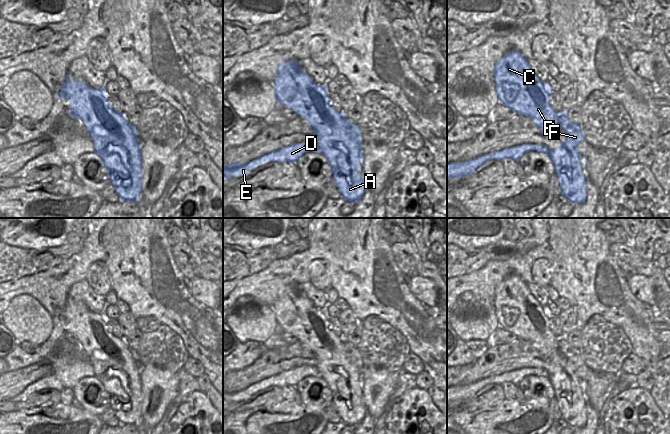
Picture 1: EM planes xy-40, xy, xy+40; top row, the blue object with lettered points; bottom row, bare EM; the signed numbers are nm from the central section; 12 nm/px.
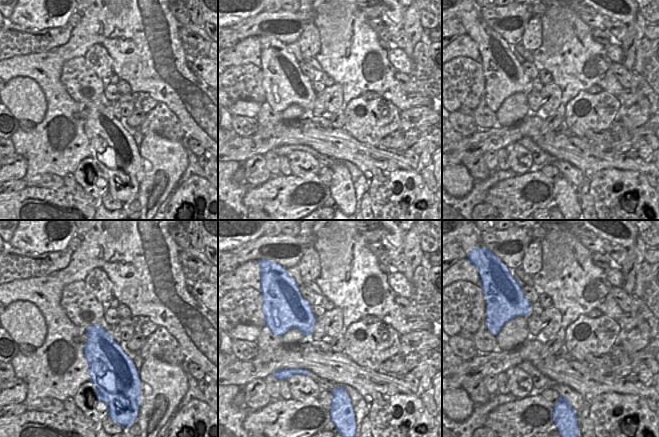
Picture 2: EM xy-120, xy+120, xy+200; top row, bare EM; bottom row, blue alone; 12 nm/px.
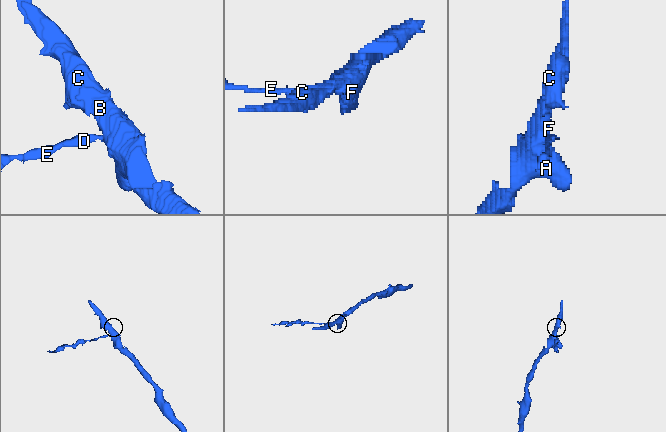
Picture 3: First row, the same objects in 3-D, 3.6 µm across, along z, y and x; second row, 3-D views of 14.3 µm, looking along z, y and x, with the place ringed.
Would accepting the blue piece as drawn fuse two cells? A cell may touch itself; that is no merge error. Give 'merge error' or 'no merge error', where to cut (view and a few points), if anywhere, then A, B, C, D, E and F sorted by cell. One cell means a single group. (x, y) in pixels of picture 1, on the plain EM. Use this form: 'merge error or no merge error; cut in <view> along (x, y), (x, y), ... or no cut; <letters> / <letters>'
merge error; cut in xy along (318, 367), (321, 371), (321, 376); A B C F / D E

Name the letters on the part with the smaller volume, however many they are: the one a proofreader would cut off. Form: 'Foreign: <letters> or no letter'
Foreign: D, E

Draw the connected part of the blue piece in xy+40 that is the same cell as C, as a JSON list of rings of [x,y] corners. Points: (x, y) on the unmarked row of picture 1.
[[[511,274],[511,275],[509,275],[509,276],[507,276],[507,277],[506,277],[506,278],[505,278],[505,279],[504,279],[504,280],[503,280],[503,281],[502,281],[502,282],[500,282],[500,283],[499,283],[499,284],[498,284],[498,285],[497,285],[497,286],[496,286],[496,288],[495,288],[495,290],[494,290],[494,309],[495,309],[495,311],[496,311],[496,317],[497,317],[497,320],[498,320],[498,324],[499,324],[499,326],[500,326],[500,327],[501,327],[501,328],[503,328],[503,329],[504,329],[504,330],[506,330],[506,331],[508,331],[508,332],[510,332],[510,333],[513,333],[513,334],[514,334],[514,335],[516,335],[516,336],[517,336],[517,337],[518,337],[518,338],[519,338],[519,339],[524,339],[524,340],[526,340],[526,341],[529,341],[529,342],[530,342],[530,343],[531,343],[531,344],[532,344],[532,345],[533,345],[533,347],[534,347],[534,348],[535,348],[535,349],[536,349],[536,350],[537,350],[537,351],[538,351],[538,352],[539,352],[539,353],[540,353],[540,354],[541,354],[541,355],[542,355],[542,356],[543,356],[543,357],[548,357],[548,356],[549,356],[549,355],[550,355],[550,354],[552,354],[552,353],[553,353],[553,352],[555,352],[555,351],[556,351],[556,350],[558,350],[558,349],[560,349],[560,350],[561,350],[561,351],[562,351],[562,353],[563,353],[563,354],[564,354],[564,356],[565,356],[565,365],[564,365],[564,366],[562,366],[562,367],[561,367],[561,369],[560,369],[560,370],[559,370],[559,371],[557,371],[557,372],[556,372],[556,373],[550,373],[550,372],[548,372],[548,371],[547,371],[547,370],[546,370],[546,369],[545,369],[545,371],[546,371],[546,372],[547,372],[547,374],[548,374],[548,375],[547,375],[547,377],[546,377],[546,378],[547,378],[547,379],[548,379],[548,380],[549,380],[549,381],[550,381],[550,384],[551,384],[551,386],[552,386],[552,388],[553,388],[553,390],[554,390],[554,396],[555,396],[555,398],[556,398],[556,400],[557,400],[557,402],[558,402],[558,406],[559,406],[559,408],[560,408],[560,412],[561,412],[561,416],[562,416],[562,419],[563,419],[563,420],[564,420],[564,421],[565,421],[565,422],[566,422],[566,423],[567,423],[567,424],[568,424],[568,425],[569,425],[569,426],[570,426],[570,427],[573,427],[573,428],[575,428],[575,427],[585,427],[585,425],[586,425],[586,404],[587,404],[587,403],[586,403],[586,402],[585,402],[585,401],[584,401],[584,398],[583,398],[583,396],[582,396],[582,392],[581,392],[581,386],[580,386],[580,382],[581,382],[581,381],[583,381],[583,382],[585,382],[585,383],[586,383],[586,388],[587,388],[587,386],[588,386],[588,384],[587,384],[587,382],[586,382],[586,381],[584,381],[584,380],[582,380],[582,379],[580,379],[580,378],[579,378],[579,377],[578,377],[578,376],[577,376],[577,369],[578,369],[578,368],[579,368],[579,367],[580,367],[580,366],[582,366],[582,365],[584,365],[584,364],[585,364],[585,361],[584,361],[584,359],[583,359],[583,357],[582,357],[582,355],[581,355],[581,352],[580,352],[580,349],[579,349],[579,348],[577,348],[577,347],[573,347],[573,346],[571,346],[571,345],[570,345],[570,344],[569,344],[569,343],[568,343],[568,342],[567,342],[567,340],[566,340],[566,338],[567,338],[567,336],[568,336],[568,334],[567,334],[567,333],[564,333],[564,334],[563,334],[563,335],[554,335],[554,334],[553,334],[553,332],[552,332],[552,330],[551,330],[551,329],[550,329],[550,319],[551,319],[551,318],[553,318],[553,316],[552,316],[552,314],[551,314],[551,312],[550,312],[550,310],[549,310],[549,308],[548,308],[548,306],[547,306],[547,307],[545,307],[545,308],[543,308],[543,307],[542,307],[542,306],[541,306],[541,305],[540,305],[540,304],[539,304],[539,302],[538,302],[538,301],[537,301],[537,299],[536,299],[536,298],[534,298],[534,297],[533,297],[533,295],[532,295],[532,294],[531,294],[531,292],[530,292],[530,290],[529,290],[529,288],[528,288],[528,286],[527,286],[527,284],[526,284],[526,283],[525,283],[525,282],[524,282],[524,281],[523,281],[523,280],[522,280],[522,278],[521,278],[521,277],[520,277],[520,276],[519,276],[519,275],[517,275],[517,274]]]

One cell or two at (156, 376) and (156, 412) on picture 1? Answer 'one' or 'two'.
one

